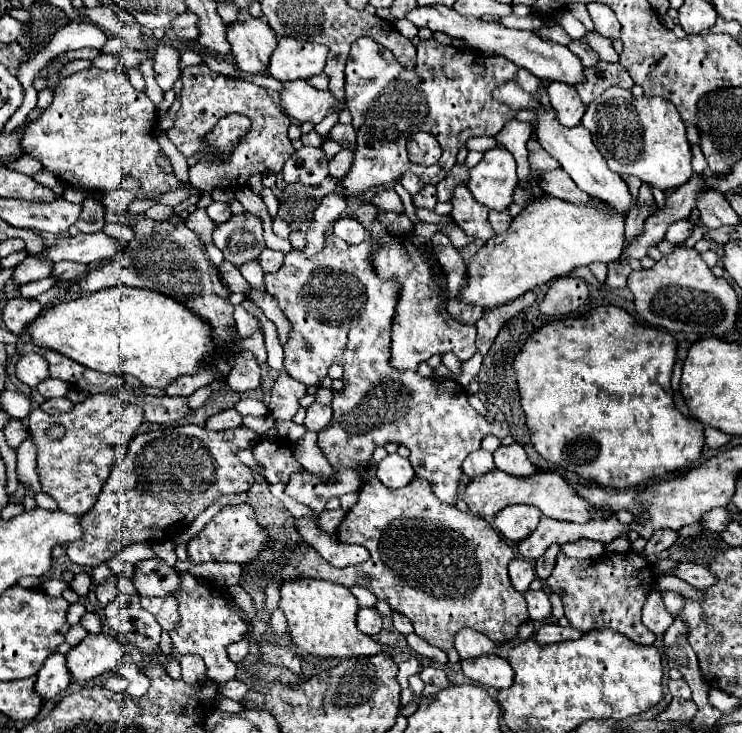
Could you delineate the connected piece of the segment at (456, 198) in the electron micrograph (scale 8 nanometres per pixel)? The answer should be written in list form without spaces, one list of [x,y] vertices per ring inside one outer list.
[[[461,184],[455,188],[455,194],[451,198],[453,204],[453,220],[463,228],[463,232],[477,240],[489,240],[493,232],[489,220],[487,220],[487,206],[475,202],[475,198],[469,194],[467,186]]]

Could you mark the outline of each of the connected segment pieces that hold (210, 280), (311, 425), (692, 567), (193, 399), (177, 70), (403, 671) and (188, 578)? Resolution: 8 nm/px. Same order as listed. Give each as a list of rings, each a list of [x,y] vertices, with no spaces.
[[[133,216],[131,226],[135,228],[135,240],[127,242],[125,250],[119,250],[119,254],[109,262],[109,270],[91,270],[81,278],[79,284],[83,292],[97,292],[119,284],[163,292],[209,320],[215,342],[223,344],[229,326],[233,324],[233,304],[229,302],[229,288],[221,284],[219,272],[207,256],[205,244],[183,224],[175,226],[171,222],[153,222],[143,216]]]
[[[313,402],[307,408],[307,418],[305,418],[305,428],[319,432],[325,430],[327,426],[331,426],[331,418],[333,418],[333,410],[331,406],[323,406],[319,402]]]
[[[693,562],[679,564],[675,576],[683,578],[685,582],[689,582],[695,588],[709,588],[715,584],[715,576],[709,572],[709,568],[701,566],[701,564],[693,564]]]
[[[209,386],[197,389],[191,396],[187,398],[187,406],[195,410],[203,406],[206,400],[211,396]]]
[[[159,44],[157,54],[153,58],[155,62],[155,78],[163,92],[171,90],[173,84],[181,78],[181,54],[179,48],[169,44]]]
[[[401,652],[401,654],[395,654],[393,660],[397,662],[399,666],[399,674],[397,674],[397,682],[401,684],[401,688],[407,688],[407,678],[411,674],[419,674],[421,672],[421,666],[419,666],[419,660],[411,654],[411,652]]]
[[[181,574],[181,588],[177,594],[179,602],[179,616],[181,620],[175,624],[175,630],[171,630],[171,642],[181,654],[199,654],[206,665],[206,675],[212,680],[226,682],[235,678],[237,665],[229,660],[227,646],[241,640],[241,636],[247,632],[245,620],[241,620],[223,598],[221,592],[217,592],[215,586],[203,584],[199,578],[191,574]]]

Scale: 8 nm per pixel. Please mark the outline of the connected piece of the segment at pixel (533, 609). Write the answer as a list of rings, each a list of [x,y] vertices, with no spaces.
[[[527,590],[525,600],[527,600],[531,620],[545,620],[551,616],[551,600],[545,590],[539,590],[539,592]]]

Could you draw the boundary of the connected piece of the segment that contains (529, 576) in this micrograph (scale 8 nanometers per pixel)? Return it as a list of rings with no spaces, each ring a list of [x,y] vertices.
[[[515,558],[509,564],[509,576],[511,576],[511,584],[515,586],[515,590],[525,592],[529,588],[529,584],[535,580],[535,568],[529,560]]]

